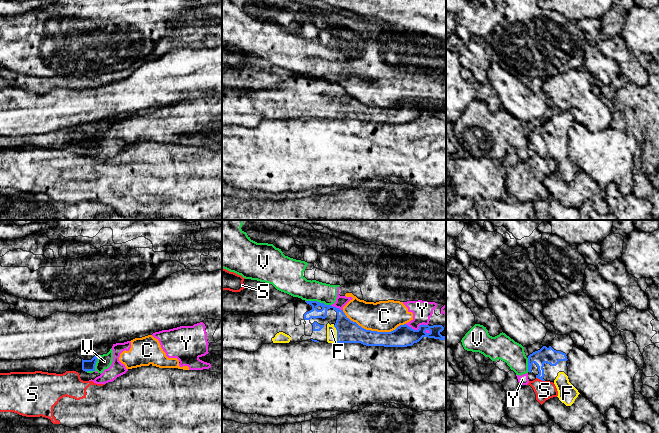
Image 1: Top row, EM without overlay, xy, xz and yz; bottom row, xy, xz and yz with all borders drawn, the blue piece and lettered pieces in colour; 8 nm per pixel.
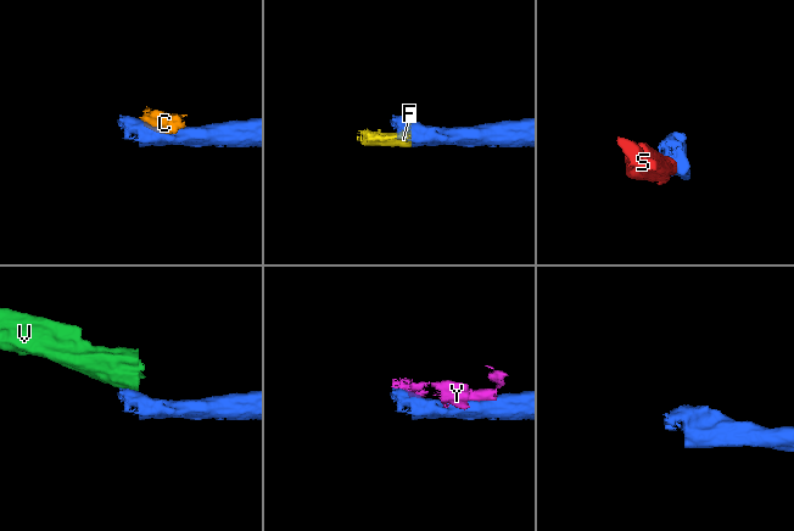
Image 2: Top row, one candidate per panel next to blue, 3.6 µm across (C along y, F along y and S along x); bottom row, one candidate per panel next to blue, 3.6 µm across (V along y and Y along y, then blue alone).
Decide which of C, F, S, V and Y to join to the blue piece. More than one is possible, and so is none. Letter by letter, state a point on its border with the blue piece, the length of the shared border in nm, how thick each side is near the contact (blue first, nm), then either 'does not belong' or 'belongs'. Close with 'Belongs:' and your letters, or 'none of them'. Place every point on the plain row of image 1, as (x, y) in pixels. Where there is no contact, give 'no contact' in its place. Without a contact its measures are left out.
C: xz (369, 106) | 460 nm | 180/260 nm | does not belong
F: xz (337, 110) | 150 nm | 180/80 nm | belongs
S: yz (540, 155) | 80 nm | 130/160 nm | does not belong
V: xz (318, 78) | 220 nm | 110/190 nm | does not belong
Y: xz (418, 105) | 180 nm | 170/160 nm | does not belong
Belongs: F

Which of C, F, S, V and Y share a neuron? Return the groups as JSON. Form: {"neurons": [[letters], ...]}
{"neurons": [["C", "V", "Y"], ["F"], ["S"]]}

